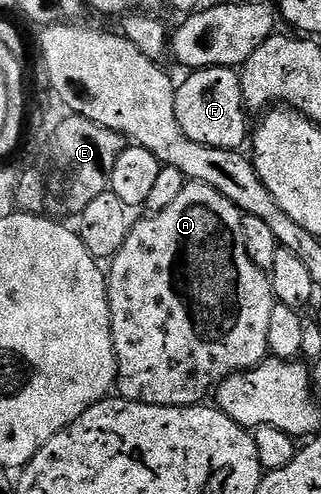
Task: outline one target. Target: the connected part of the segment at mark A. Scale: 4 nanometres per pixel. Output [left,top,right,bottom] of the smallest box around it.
[106,181,276,406]

